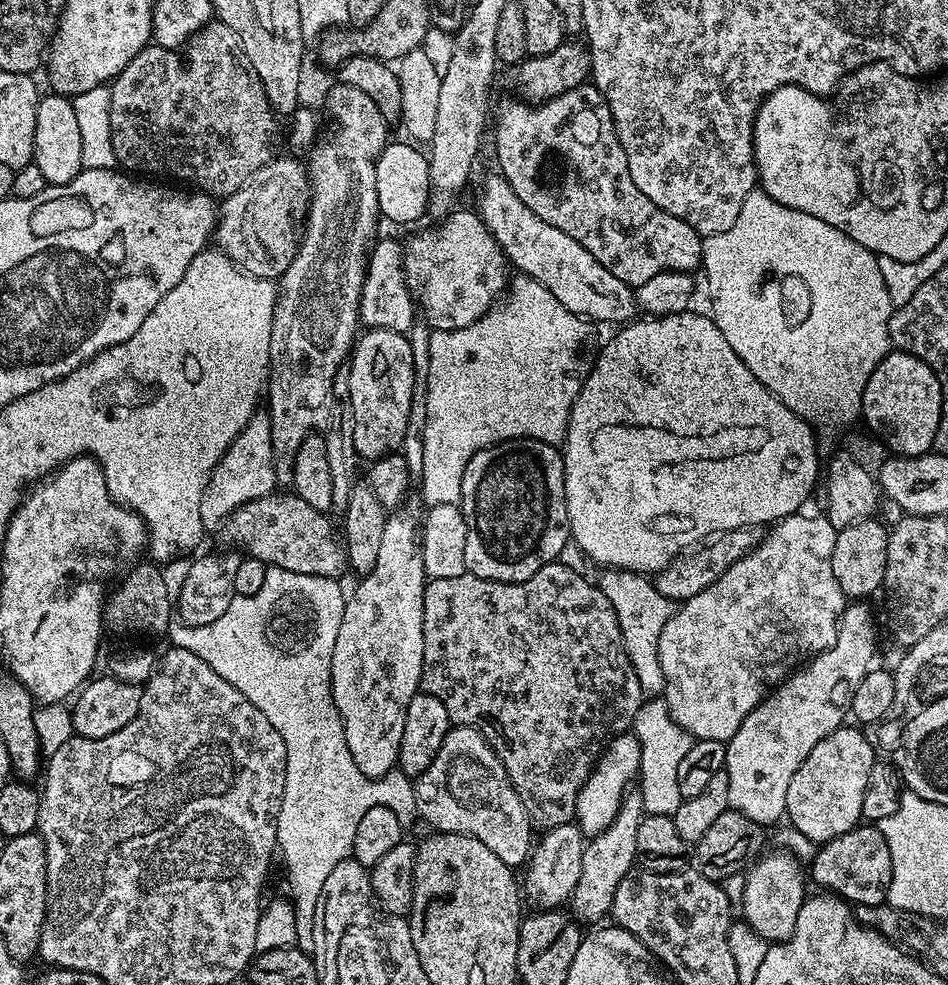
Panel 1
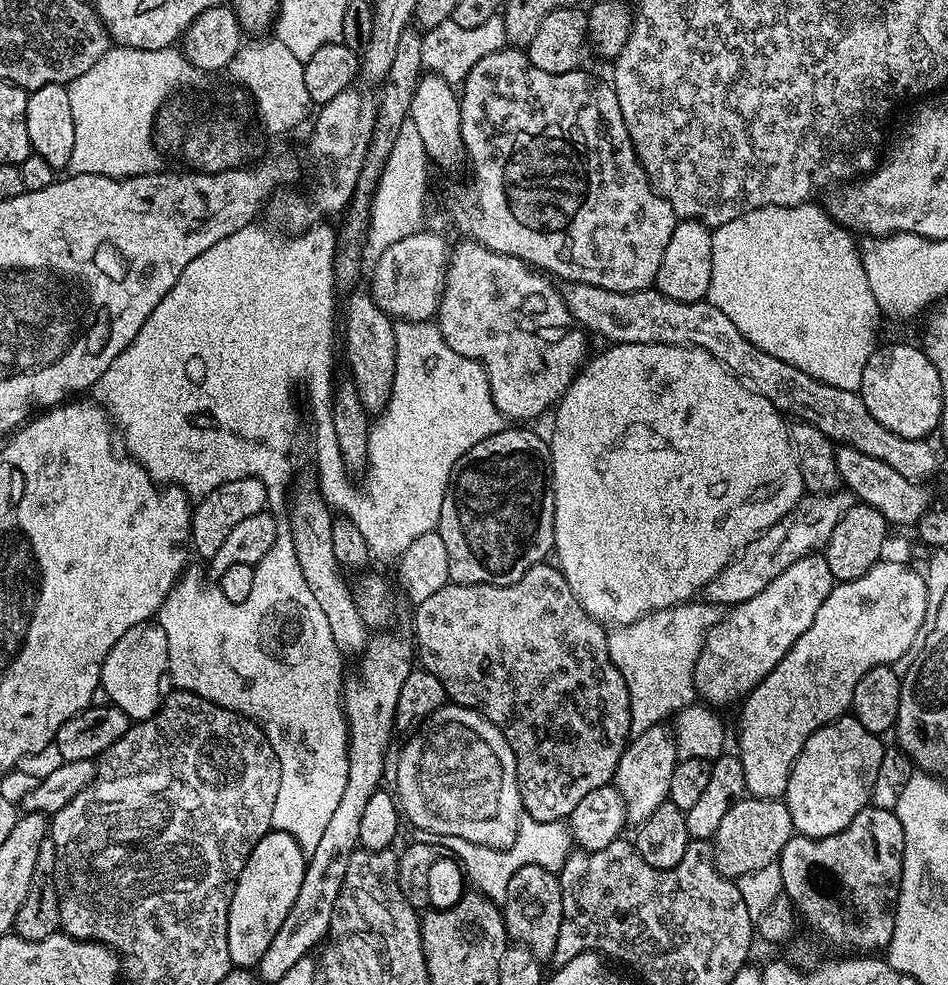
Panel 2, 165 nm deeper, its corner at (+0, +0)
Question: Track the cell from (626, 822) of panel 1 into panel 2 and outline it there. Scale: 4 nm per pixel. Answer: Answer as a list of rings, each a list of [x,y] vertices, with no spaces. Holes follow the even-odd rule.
[[[667,723],[650,726],[650,730],[629,739],[614,777],[614,787],[626,802],[629,825],[639,826],[646,822],[646,818],[650,818],[650,814],[654,814],[654,810],[668,799],[670,774],[674,774],[677,759],[676,737]]]

